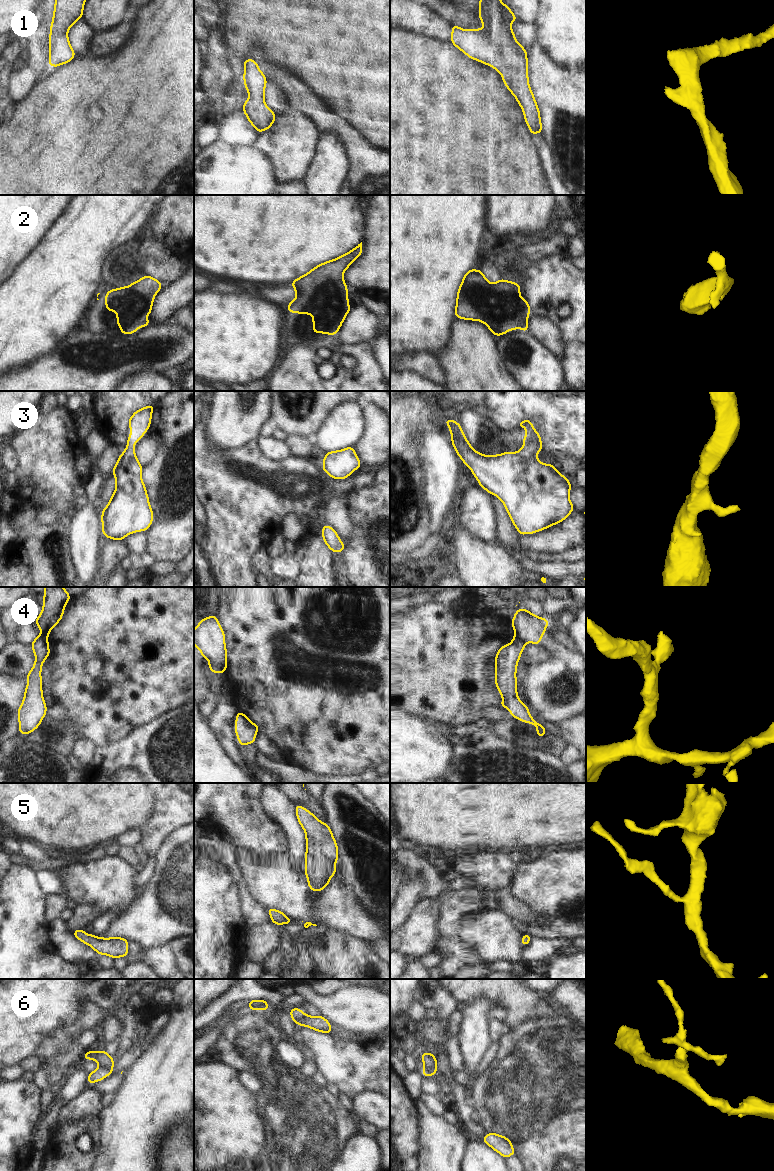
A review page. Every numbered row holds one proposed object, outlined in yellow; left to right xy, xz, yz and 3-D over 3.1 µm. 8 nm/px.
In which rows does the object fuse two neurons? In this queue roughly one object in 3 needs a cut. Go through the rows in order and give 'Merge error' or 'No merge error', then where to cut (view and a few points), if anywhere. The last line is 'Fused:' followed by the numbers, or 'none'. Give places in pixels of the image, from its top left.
1: No merge error. No split
2: No merge error. No split
3: No merge error. No split
4: Merge error. Split along yz (515, 633), (526, 640)
5: No merge error. No split
6: Merge error. Split along xz (303, 1013), (299, 1024)
Fused: 4, 6

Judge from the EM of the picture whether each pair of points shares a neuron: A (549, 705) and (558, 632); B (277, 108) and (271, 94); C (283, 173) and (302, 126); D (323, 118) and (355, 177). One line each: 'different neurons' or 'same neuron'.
A: different neurons
B: same neuron
C: same neuron
D: same neuron

